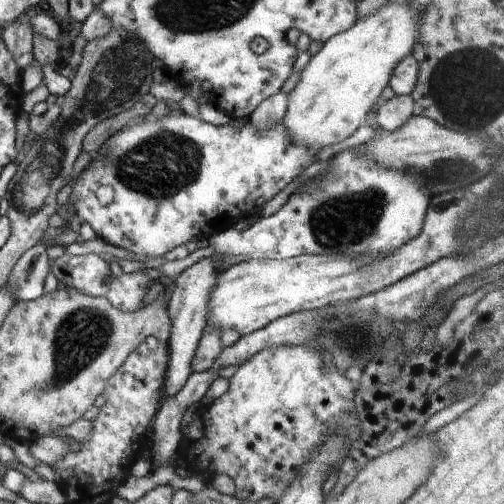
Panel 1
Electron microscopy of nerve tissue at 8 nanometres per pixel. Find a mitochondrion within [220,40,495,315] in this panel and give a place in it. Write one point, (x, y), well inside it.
(345, 220)

